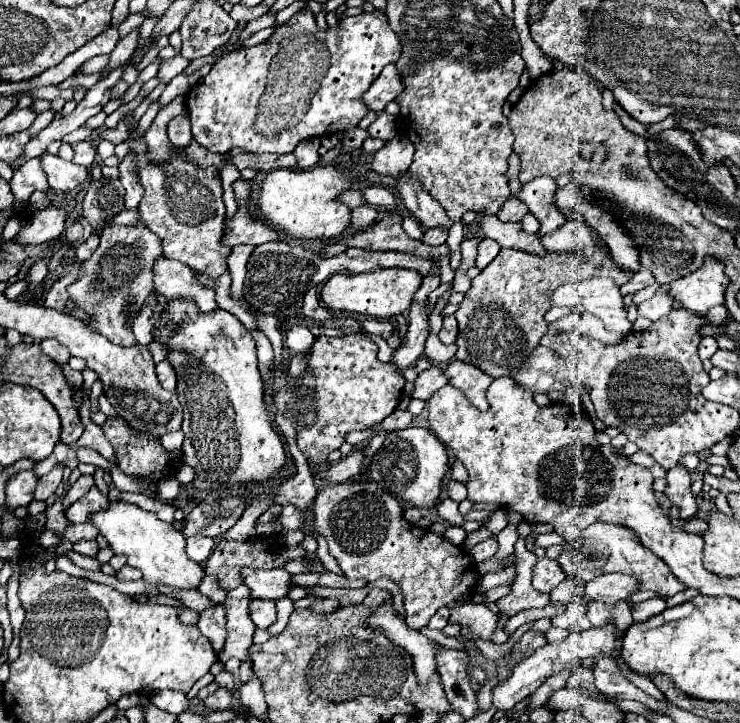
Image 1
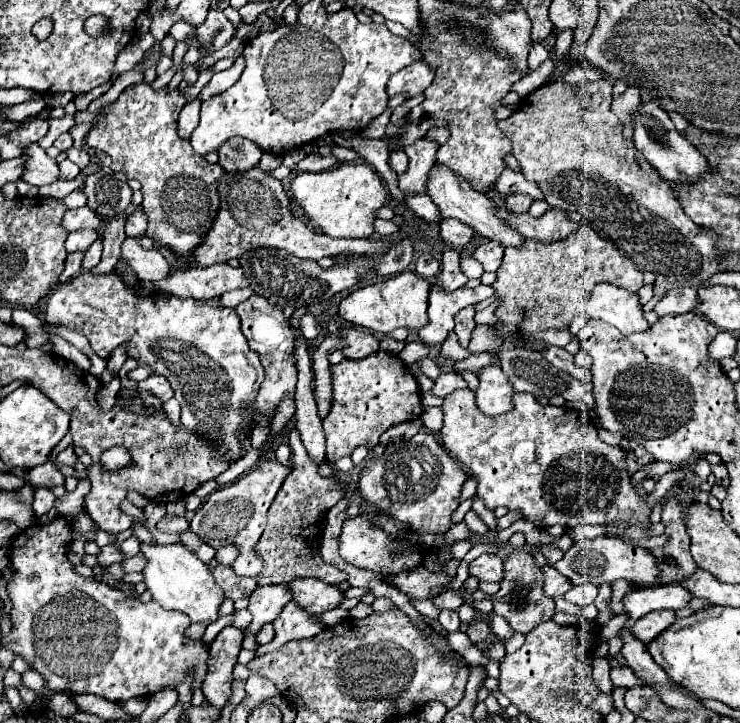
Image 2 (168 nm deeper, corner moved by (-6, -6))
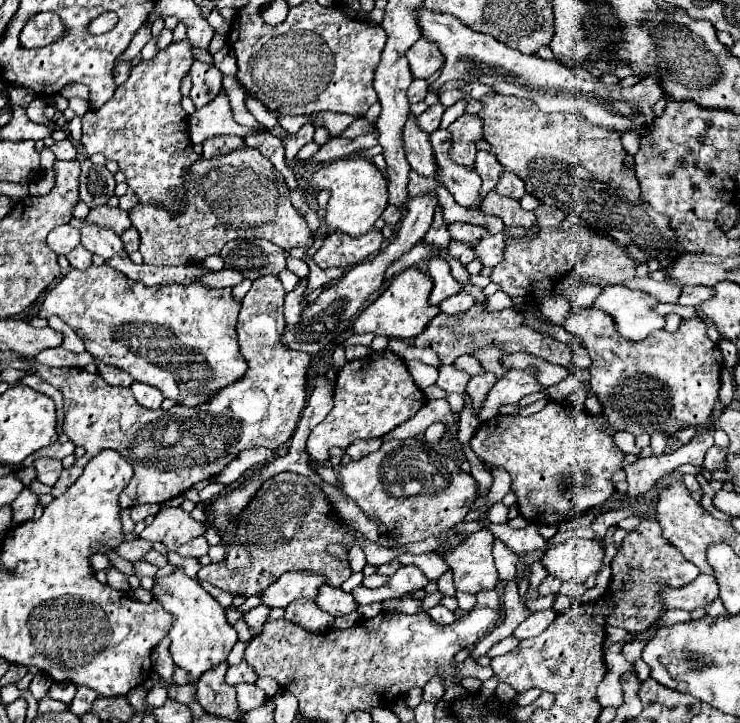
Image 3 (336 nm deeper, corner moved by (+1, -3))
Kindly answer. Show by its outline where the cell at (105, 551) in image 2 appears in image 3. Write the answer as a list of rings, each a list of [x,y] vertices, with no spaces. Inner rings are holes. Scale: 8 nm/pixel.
[[[146,539],[124,541],[124,543],[120,543],[120,545],[116,547],[116,553],[118,553],[120,557],[124,557],[126,561],[134,563],[134,561],[140,561],[140,559],[144,557],[144,553],[146,553],[150,547],[152,547],[152,543],[146,541]]]

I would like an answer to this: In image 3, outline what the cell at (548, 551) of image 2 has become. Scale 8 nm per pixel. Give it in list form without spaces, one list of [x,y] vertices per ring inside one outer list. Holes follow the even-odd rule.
[[[480,519],[482,527],[492,531],[494,537],[504,541],[514,553],[528,553],[528,551],[544,551],[546,549],[546,539],[540,535],[538,525],[530,523],[524,529],[512,529],[508,525],[494,525],[486,519]]]

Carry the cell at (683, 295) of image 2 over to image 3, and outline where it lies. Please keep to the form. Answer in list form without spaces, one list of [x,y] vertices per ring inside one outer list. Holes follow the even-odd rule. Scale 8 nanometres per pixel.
[[[696,285],[696,287],[682,287],[682,293],[678,297],[678,305],[692,305],[698,307],[702,301],[712,297],[712,287],[704,287],[704,285]]]

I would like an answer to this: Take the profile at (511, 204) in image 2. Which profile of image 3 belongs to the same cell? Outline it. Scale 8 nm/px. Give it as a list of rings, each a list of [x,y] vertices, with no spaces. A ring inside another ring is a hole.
[[[504,171],[504,175],[500,177],[500,183],[496,185],[494,189],[498,195],[502,197],[512,197],[516,201],[520,201],[524,195],[526,195],[526,189],[524,189],[524,181],[518,177],[518,175],[512,175],[510,171]]]

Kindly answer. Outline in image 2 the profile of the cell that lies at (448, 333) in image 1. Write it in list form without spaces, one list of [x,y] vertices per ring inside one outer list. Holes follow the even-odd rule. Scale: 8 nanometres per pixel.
[[[469,306],[469,308],[463,308],[457,316],[455,316],[455,334],[459,338],[459,344],[463,348],[469,346],[469,340],[471,340],[471,332],[475,328],[475,306]]]

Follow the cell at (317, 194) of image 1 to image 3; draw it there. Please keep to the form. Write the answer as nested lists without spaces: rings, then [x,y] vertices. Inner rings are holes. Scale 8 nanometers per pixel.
[[[344,157],[334,163],[328,163],[310,175],[308,185],[316,191],[322,191],[322,189],[330,191],[330,199],[324,211],[326,227],[330,231],[342,231],[352,237],[358,237],[370,231],[376,219],[382,215],[382,211],[388,205],[386,179],[378,171],[378,167],[364,157]]]

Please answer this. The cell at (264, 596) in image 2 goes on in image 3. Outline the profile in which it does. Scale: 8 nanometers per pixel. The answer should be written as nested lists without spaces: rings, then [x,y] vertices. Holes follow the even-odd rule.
[[[284,573],[276,583],[266,587],[258,597],[266,607],[286,607],[296,599],[314,599],[318,587],[324,585],[324,577],[316,573]]]

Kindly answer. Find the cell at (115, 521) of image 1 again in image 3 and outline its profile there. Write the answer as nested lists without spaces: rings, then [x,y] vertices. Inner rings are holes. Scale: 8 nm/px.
[[[176,567],[170,575],[154,579],[152,595],[176,619],[168,633],[172,639],[170,653],[174,663],[188,671],[190,683],[196,683],[204,671],[216,667],[220,661],[226,661],[232,645],[238,641],[238,635],[234,627],[228,625],[224,607],[200,585],[198,579],[188,577],[182,567]]]

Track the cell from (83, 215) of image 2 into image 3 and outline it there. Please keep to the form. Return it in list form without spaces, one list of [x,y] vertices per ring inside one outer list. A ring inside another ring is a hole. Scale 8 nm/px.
[[[108,205],[94,207],[94,209],[88,213],[88,217],[84,217],[84,219],[72,219],[72,221],[70,221],[70,225],[76,227],[76,229],[80,229],[84,223],[108,227],[108,229],[112,229],[112,231],[118,233],[118,235],[124,233],[124,231],[132,225],[130,219],[128,219],[128,213],[124,213],[124,211],[120,211],[120,209],[112,209],[112,207],[108,207]]]

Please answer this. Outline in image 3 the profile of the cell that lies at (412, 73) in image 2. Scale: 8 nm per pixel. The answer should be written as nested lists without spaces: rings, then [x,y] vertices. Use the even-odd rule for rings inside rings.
[[[418,39],[418,43],[406,51],[406,57],[414,79],[428,79],[442,67],[442,55],[436,43],[428,43],[426,39]]]

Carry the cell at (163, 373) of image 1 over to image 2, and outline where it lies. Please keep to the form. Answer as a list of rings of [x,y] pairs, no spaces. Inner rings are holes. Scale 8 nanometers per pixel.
[[[149,376],[147,380],[139,382],[139,390],[157,396],[161,402],[167,402],[173,396],[173,390],[171,390],[167,378],[163,378],[163,376]]]

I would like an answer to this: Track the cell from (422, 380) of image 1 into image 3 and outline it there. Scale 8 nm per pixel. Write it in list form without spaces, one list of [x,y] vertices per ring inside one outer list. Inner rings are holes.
[[[442,365],[436,385],[438,385],[440,389],[448,391],[448,393],[450,393],[450,391],[454,391],[454,393],[464,393],[468,379],[470,379],[468,373],[458,371],[458,369],[454,369],[452,365]]]

